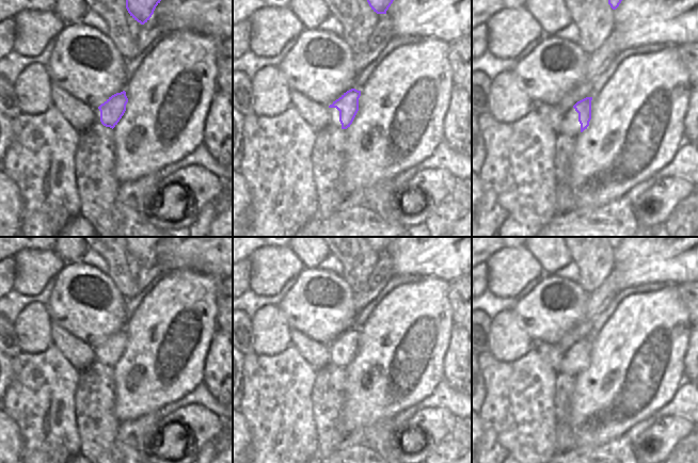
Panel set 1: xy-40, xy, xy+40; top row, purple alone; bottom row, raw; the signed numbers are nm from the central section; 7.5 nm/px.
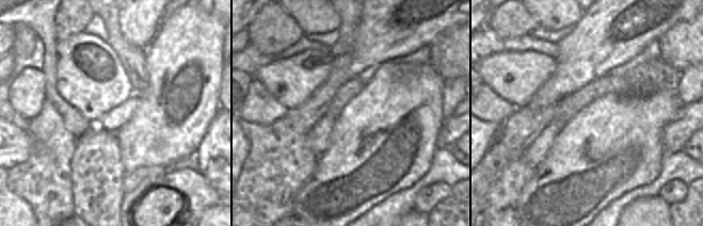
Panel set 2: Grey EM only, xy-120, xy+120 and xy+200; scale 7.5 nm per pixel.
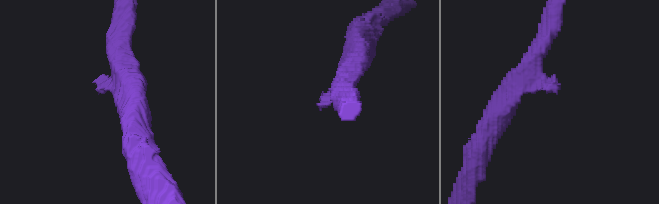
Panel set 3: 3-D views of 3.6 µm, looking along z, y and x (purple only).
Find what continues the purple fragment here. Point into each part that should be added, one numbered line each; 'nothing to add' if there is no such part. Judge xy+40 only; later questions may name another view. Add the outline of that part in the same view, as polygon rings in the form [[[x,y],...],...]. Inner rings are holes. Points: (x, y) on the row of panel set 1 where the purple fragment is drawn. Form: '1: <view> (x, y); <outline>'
nothing to add

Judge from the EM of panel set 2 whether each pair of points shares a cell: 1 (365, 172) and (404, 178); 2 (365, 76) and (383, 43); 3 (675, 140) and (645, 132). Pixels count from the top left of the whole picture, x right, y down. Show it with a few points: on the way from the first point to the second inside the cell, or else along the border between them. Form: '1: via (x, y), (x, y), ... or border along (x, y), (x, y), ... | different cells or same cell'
1: via (374, 175), (389, 190), (395, 186) | same cell
2: border along (380, 64), (368, 66), (356, 76) | different cells
3: border along (675, 115), (662, 129), (662, 149), (665, 155) | different cells

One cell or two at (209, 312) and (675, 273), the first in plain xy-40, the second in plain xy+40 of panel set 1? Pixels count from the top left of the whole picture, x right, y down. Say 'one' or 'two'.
two

